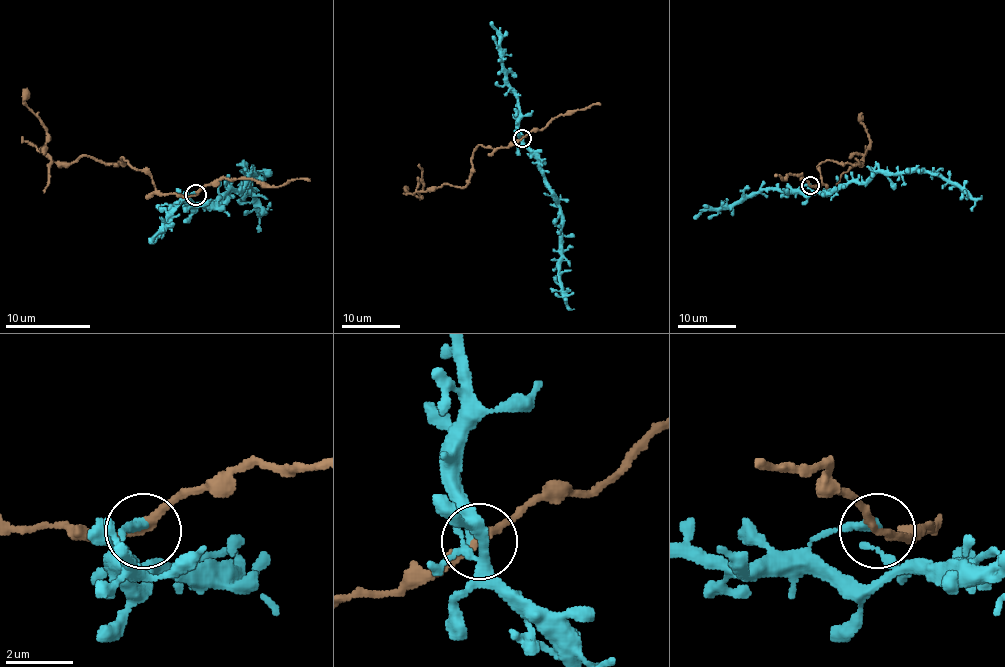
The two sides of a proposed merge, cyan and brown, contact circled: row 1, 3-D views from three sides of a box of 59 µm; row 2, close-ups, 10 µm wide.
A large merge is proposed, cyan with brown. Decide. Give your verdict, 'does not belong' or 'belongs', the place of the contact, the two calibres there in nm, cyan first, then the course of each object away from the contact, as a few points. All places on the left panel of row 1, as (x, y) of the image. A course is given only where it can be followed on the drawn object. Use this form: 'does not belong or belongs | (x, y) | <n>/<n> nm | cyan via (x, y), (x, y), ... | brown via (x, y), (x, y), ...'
does not belong | (195, 195) | 360/240 nm | cyan via (196, 194), (189, 194), (196, 209), (215, 205), (253, 173), (255, 209), (263, 213), (272, 209) | brown via (196, 194), (160, 192), (124, 158), (56, 162), (43, 150), (43, 122), (24, 101), (26, 88)

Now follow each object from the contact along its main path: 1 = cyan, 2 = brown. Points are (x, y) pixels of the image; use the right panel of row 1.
1: (810, 185), (798, 188), (811, 195), (868, 182), (878, 172), (936, 172), (970, 195), (980, 195)
2: (810, 185), (820, 184), (817, 168), (824, 160), (859, 163), (856, 159), (862, 163), (869, 136), (860, 113)

